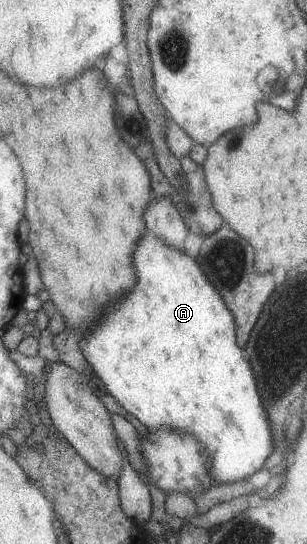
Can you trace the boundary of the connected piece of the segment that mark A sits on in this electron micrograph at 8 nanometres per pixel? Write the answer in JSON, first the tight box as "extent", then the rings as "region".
{"extent":[80,233,276,483],"region":[[[146,233],[138,247],[136,247],[136,273],[138,273],[138,283],[132,291],[128,291],[126,295],[122,295],[116,303],[108,305],[108,309],[102,315],[102,321],[98,321],[90,331],[80,340],[80,349],[88,361],[88,365],[92,367],[95,375],[98,375],[103,381],[106,389],[111,393],[126,411],[132,414],[140,423],[148,430],[157,430],[161,427],[169,427],[177,430],[184,430],[196,436],[201,442],[205,443],[205,448],[211,455],[211,469],[209,476],[213,477],[217,483],[232,483],[243,479],[249,479],[249,476],[260,469],[264,469],[270,457],[274,456],[276,449],[276,439],[274,439],[274,429],[272,429],[272,421],[268,417],[268,409],[264,405],[264,397],[260,395],[260,387],[258,386],[257,377],[253,370],[251,361],[246,356],[240,344],[237,344],[237,325],[235,314],[228,307],[227,301],[224,301],[223,295],[216,289],[213,281],[204,271],[199,259],[194,256],[190,257],[188,253],[184,253],[182,248],[167,244],[161,237],[156,237],[152,233]]]}

